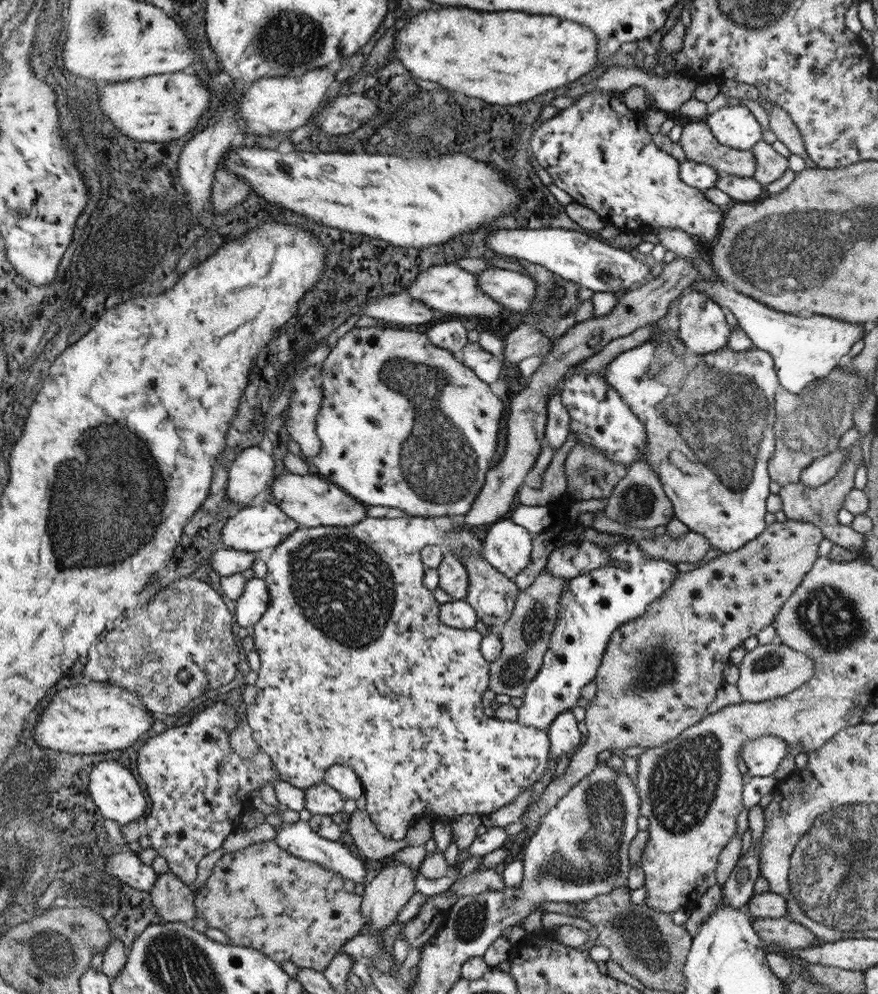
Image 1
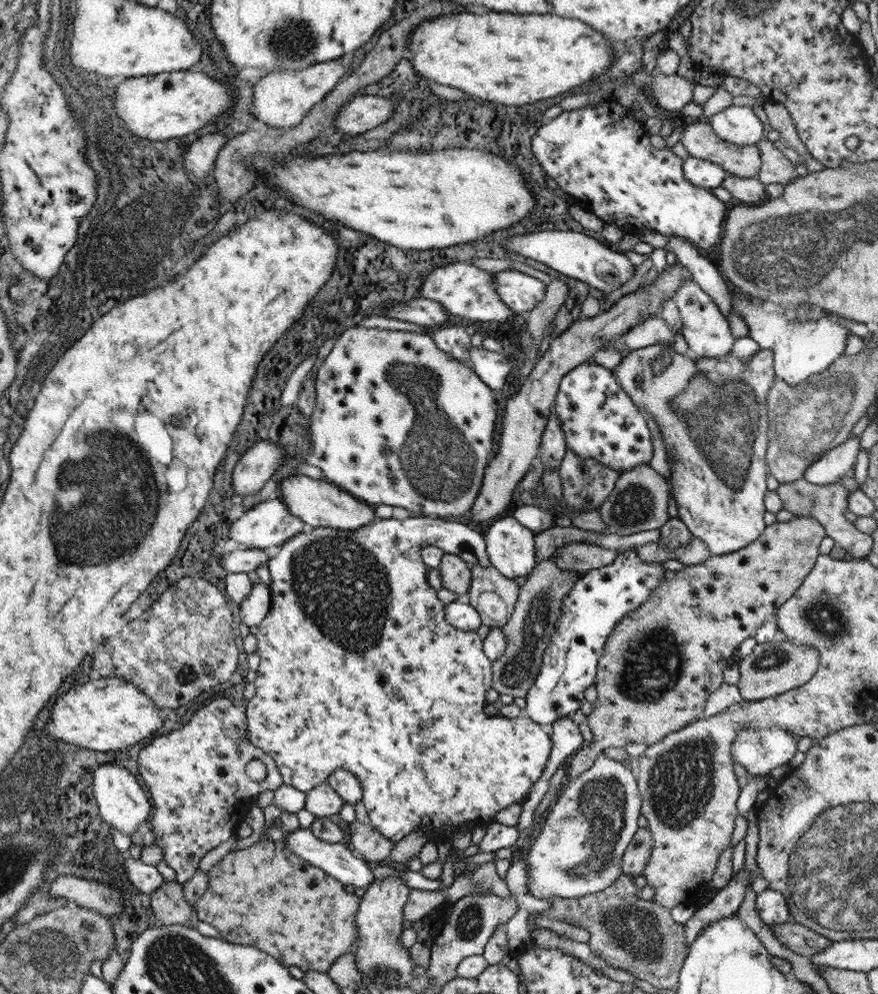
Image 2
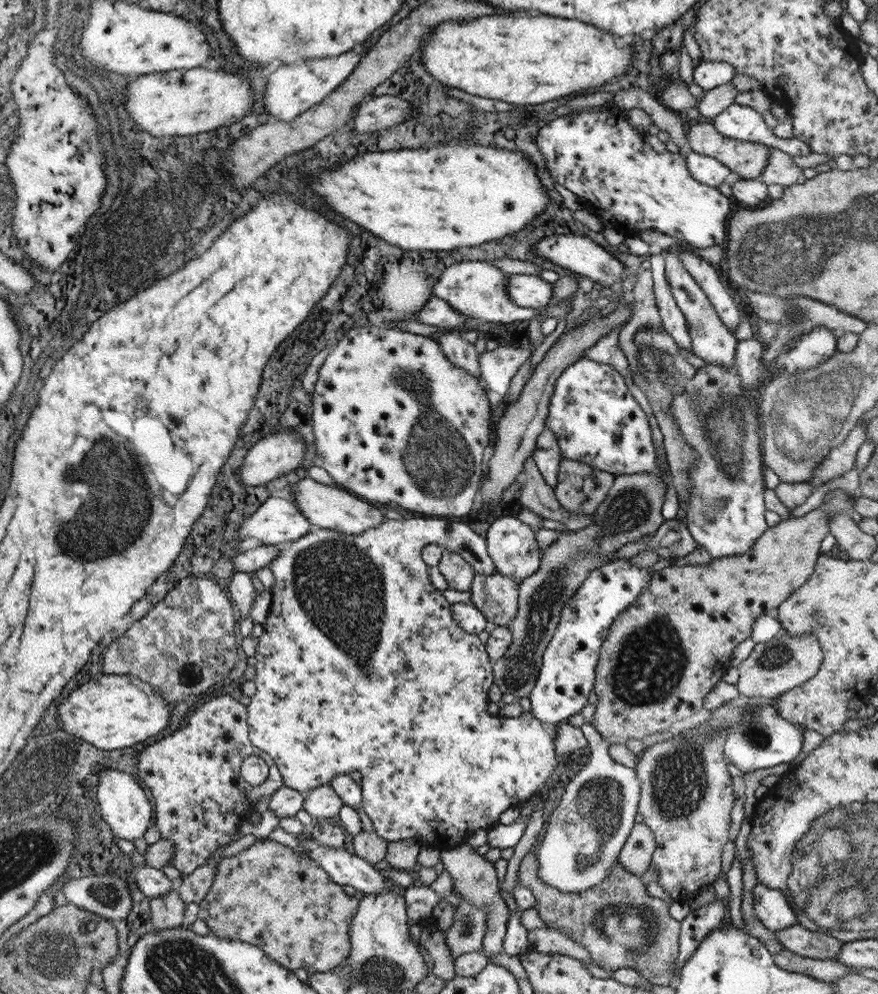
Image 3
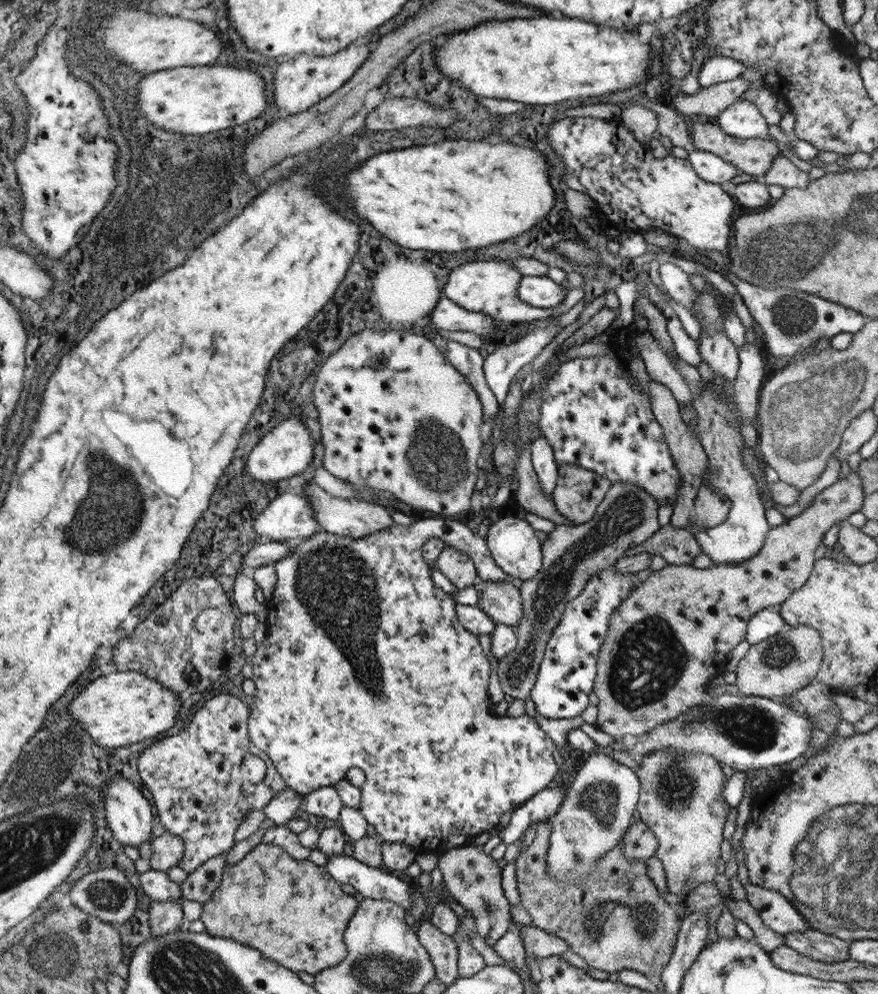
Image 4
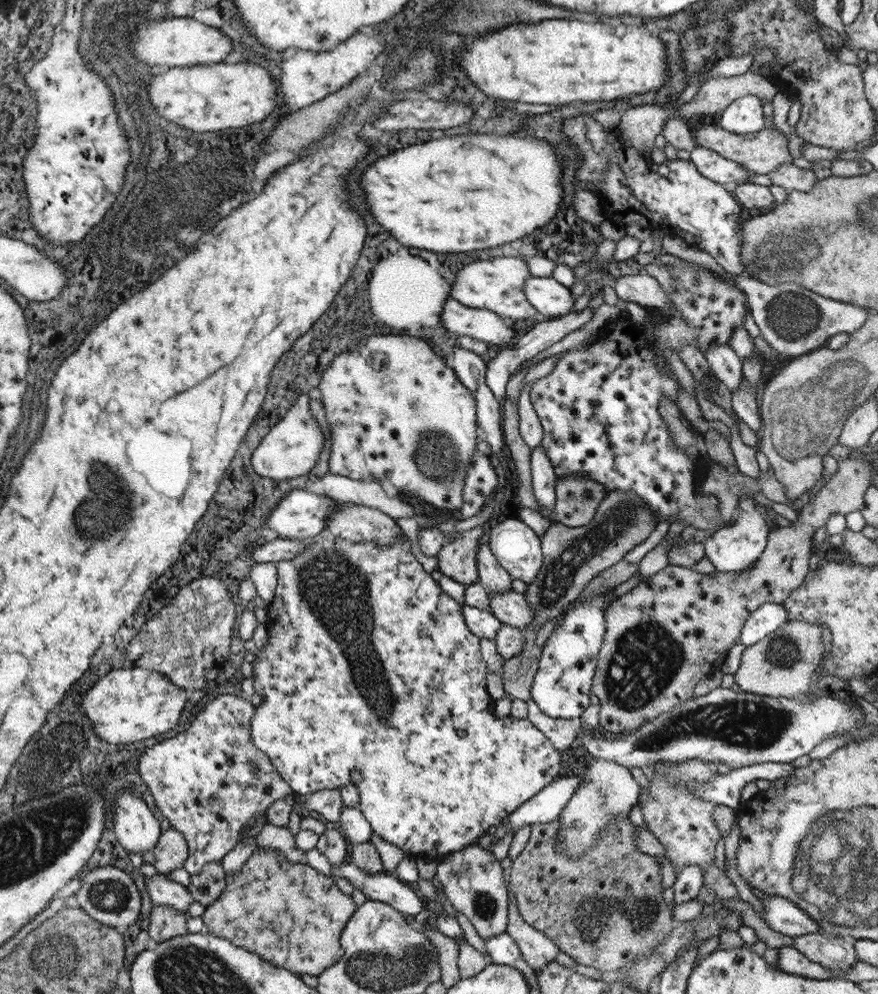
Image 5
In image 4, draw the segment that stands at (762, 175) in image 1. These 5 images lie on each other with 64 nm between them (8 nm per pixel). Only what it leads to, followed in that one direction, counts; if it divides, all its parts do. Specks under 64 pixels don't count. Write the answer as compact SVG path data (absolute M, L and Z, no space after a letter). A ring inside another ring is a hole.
M781 154L775 156L771 168L761 176L763 184L777 184L781 188L805 188L811 180L807 176L809 172L801 172L799 168L795 168L795 164L791 164L787 158L783 158Z

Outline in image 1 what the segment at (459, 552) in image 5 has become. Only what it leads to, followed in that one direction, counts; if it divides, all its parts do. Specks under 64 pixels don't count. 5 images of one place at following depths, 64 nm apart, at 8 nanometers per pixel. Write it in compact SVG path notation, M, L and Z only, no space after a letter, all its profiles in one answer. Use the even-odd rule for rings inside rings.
M445 552L441 564L437 566L437 574L439 574L439 588L447 592L451 600L463 600L467 596L469 576L467 568L461 564L457 556Z

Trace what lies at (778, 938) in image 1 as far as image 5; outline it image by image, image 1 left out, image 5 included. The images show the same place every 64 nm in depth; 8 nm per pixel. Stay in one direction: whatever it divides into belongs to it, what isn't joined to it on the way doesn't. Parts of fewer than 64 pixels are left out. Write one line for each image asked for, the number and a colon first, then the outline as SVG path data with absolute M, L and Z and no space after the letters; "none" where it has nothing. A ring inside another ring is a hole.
2: M783 922L783 924L775 924L771 926L771 932L775 936L775 940L785 946L787 950L791 950L797 956L803 956L807 960L811 960L813 954L825 950L827 946L831 946L831 942L827 938L823 938L821 934L803 928L799 924L791 922Z
3: M799 924L777 930L777 942L791 954L799 958L809 958L809 960L835 960L841 950L841 942L821 934L813 932L807 928L801 928Z
4: M813 928L805 932L789 932L783 934L783 946L795 950L799 956L805 956L809 960L837 964L849 960L847 940L839 940L837 936L829 936L825 932L817 932Z
5: M825 932L805 934L793 938L793 948L805 958L815 964L821 964L835 976L831 978L843 978L851 964L857 962L857 956L853 952L851 940L841 940L837 936L829 936Z

